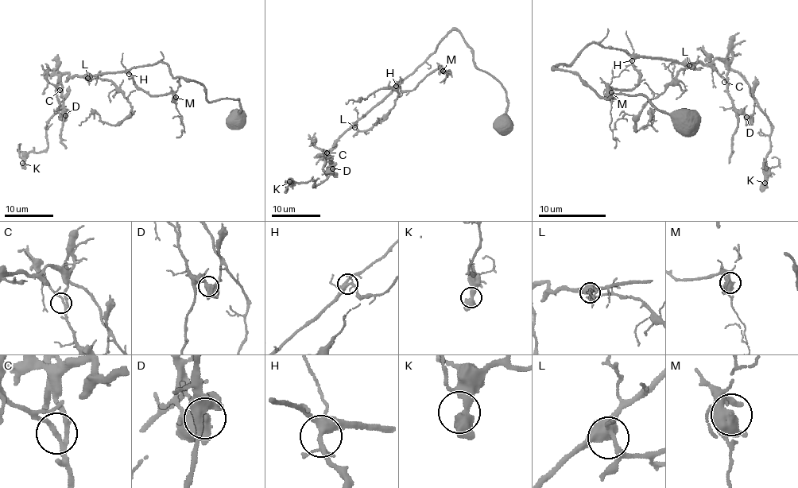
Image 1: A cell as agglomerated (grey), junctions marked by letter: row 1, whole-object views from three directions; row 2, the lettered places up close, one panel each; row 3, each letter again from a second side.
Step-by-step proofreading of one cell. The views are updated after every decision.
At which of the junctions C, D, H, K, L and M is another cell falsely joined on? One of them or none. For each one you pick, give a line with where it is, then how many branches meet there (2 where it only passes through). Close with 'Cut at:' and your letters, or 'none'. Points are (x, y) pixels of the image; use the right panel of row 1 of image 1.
D: Place: (746, 117). Branches: 2
Cut at: D

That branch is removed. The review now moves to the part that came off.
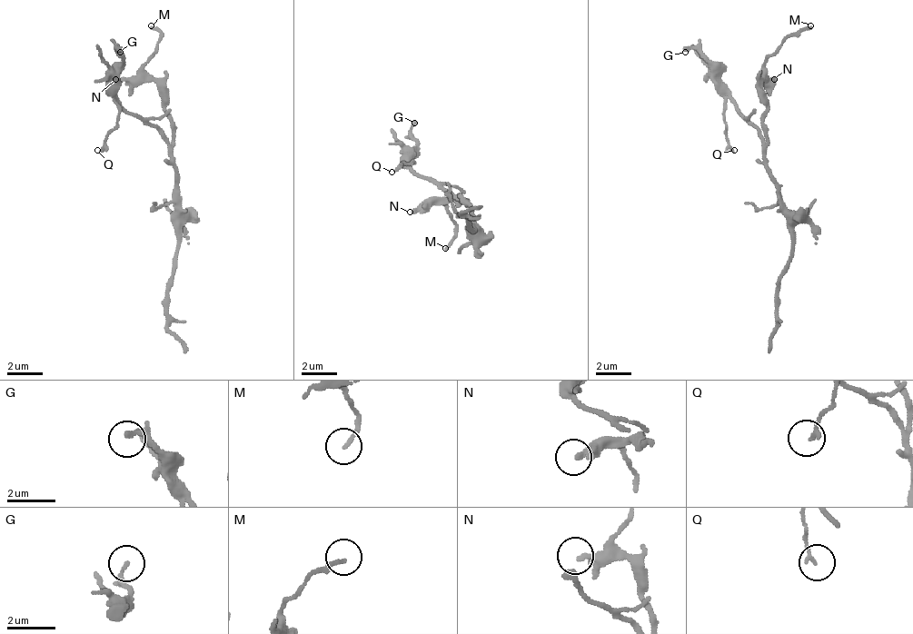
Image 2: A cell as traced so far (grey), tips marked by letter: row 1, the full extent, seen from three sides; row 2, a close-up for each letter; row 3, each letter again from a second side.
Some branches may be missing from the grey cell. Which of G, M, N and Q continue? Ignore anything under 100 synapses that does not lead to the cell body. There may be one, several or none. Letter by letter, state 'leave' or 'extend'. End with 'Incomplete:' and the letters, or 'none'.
G: leave
M: leave
N: leave
Q: leave
Incomplete: none

